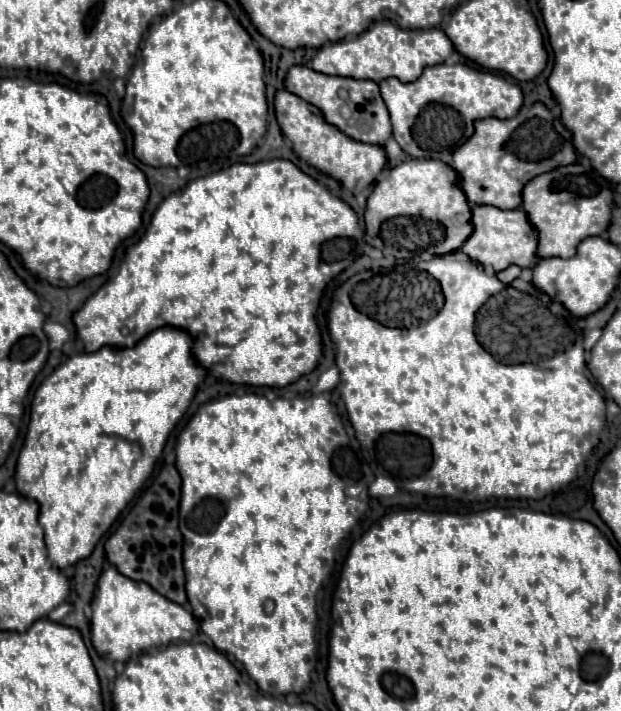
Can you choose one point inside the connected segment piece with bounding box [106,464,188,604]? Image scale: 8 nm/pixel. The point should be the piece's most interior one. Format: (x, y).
(147, 546)

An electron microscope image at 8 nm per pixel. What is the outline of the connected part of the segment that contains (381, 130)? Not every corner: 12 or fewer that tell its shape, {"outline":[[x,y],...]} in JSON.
{"outline":[[296,64],[286,88],[354,140],[384,146],[390,116],[374,80]]}

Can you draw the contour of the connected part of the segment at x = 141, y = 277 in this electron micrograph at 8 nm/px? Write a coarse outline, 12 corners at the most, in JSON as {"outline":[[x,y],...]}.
{"outline":[[290,160],[170,194],[74,314],[86,352],[184,328],[210,374],[322,358],[358,214]]}

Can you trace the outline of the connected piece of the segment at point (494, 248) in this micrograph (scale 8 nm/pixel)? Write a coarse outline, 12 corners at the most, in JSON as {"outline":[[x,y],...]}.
{"outline":[[472,206],[460,250],[500,272],[538,262],[538,230],[522,208]]}

